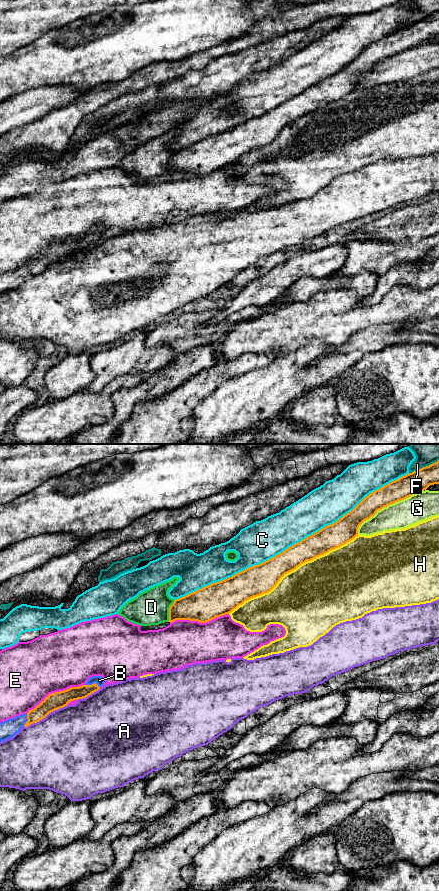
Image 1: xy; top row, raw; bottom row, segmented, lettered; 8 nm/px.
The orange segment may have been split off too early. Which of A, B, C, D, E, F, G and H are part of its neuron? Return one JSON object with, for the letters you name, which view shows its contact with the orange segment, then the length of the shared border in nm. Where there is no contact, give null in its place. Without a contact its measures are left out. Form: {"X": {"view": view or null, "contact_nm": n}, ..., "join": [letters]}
{"B": {"view": "xy", "contact_nm": 110}, "join": ["B"]}

